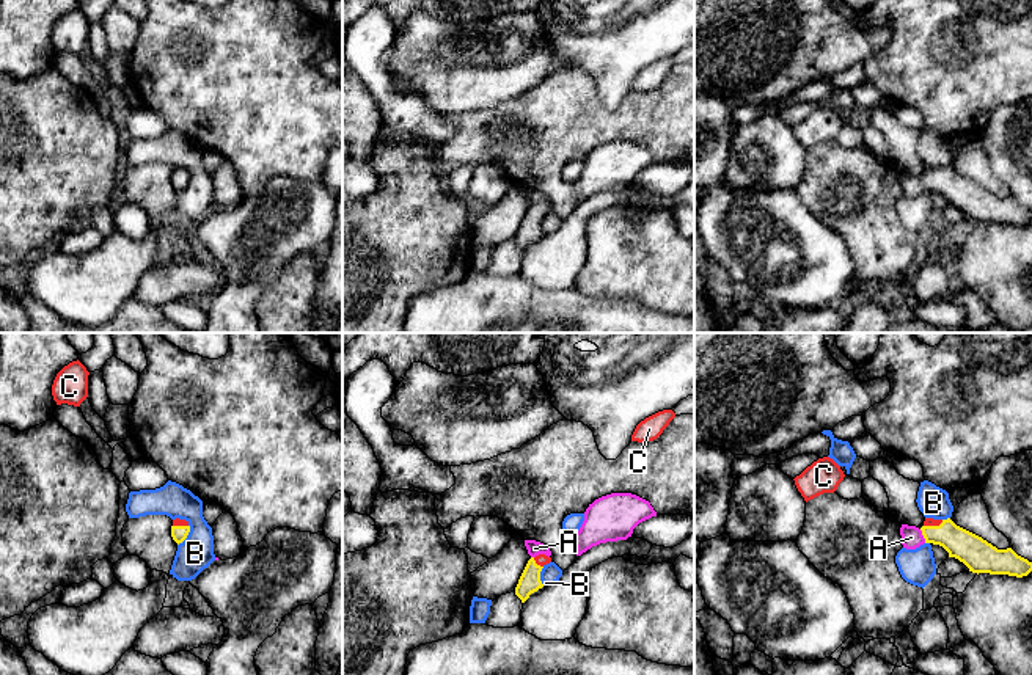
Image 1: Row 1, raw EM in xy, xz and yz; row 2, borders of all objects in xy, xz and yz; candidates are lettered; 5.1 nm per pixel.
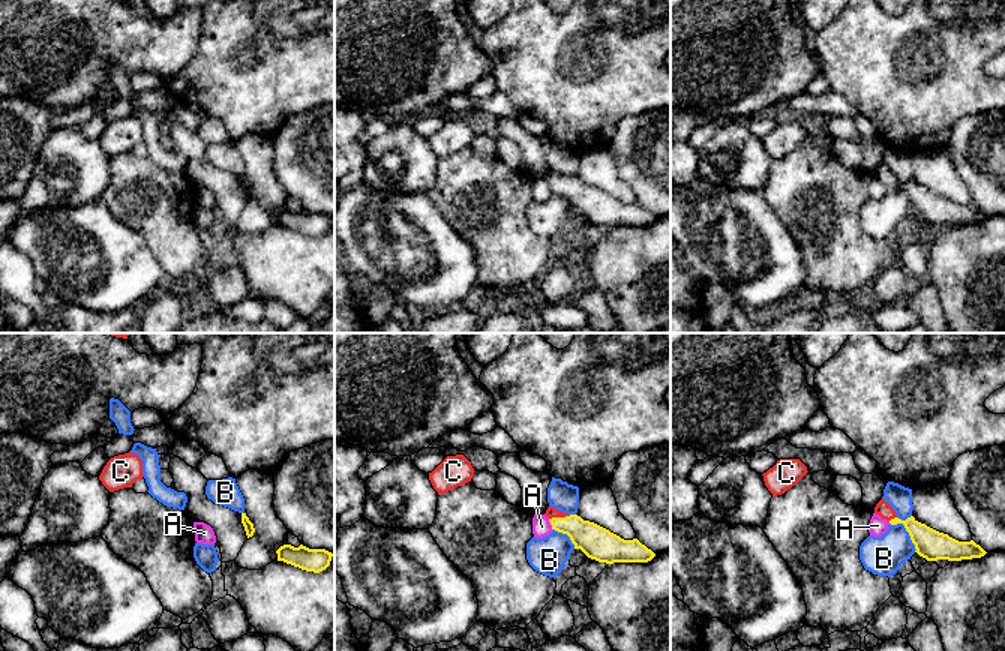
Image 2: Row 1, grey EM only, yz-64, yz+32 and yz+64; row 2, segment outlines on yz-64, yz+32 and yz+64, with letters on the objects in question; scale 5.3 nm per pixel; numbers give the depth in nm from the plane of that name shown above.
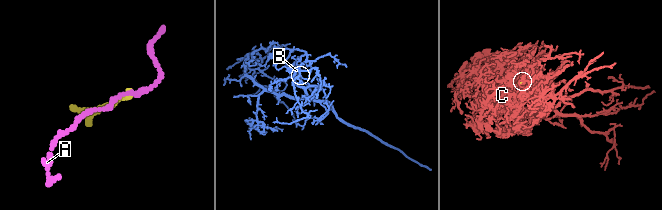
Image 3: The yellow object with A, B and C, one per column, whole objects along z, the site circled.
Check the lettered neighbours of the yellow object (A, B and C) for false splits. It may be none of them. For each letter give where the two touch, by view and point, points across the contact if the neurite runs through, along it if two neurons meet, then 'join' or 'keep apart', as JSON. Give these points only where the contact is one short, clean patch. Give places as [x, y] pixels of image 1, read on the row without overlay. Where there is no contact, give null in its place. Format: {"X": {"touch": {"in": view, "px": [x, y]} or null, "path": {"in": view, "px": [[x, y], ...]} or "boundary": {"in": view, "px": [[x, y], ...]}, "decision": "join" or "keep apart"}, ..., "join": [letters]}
{"A": {"touch": {"in": "yz", "px": [922, 182]}, "boundary": {"in": "yz", "px": [[919, 178], [925, 190]]}, "decision": "keep apart"}, "B": {"touch": {"in": "xy", "px": [187, 182]}, "boundary": {"in": "xy", "px": [[189, 173], [189, 182], [178, 193]]}, "decision": "keep apart"}, "C": {"touch": {"in": "xz", "px": [536, 212]}, "decision": "join"}, "join": ["C"]}

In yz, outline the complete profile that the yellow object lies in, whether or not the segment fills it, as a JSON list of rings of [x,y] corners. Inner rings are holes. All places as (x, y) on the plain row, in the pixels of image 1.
[[[925,166],[920,179],[925,192],[942,195],[949,206],[963,210],[972,221],[1023,226],[1032,220],[1032,210],[1018,204],[1012,196],[997,198],[982,185],[957,174],[950,166]]]

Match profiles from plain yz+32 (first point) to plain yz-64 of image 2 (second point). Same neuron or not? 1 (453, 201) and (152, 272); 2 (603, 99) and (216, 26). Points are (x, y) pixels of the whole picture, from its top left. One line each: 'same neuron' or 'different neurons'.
1: different neurons
2: same neuron

